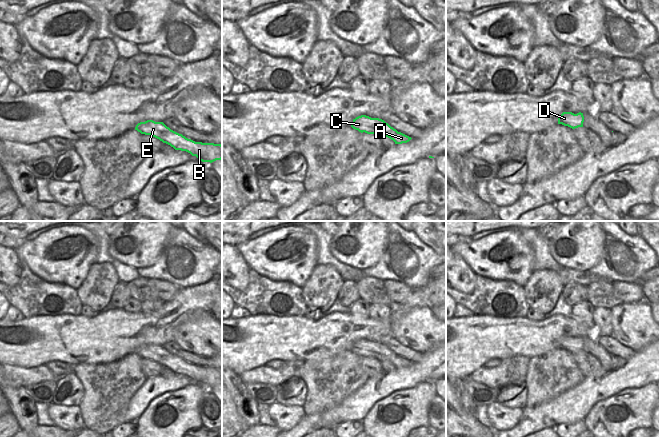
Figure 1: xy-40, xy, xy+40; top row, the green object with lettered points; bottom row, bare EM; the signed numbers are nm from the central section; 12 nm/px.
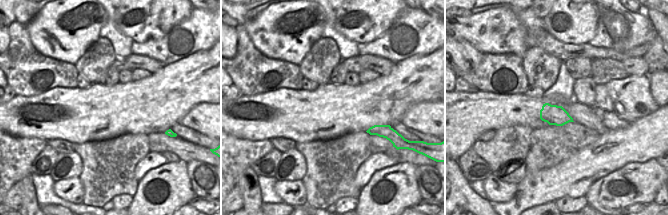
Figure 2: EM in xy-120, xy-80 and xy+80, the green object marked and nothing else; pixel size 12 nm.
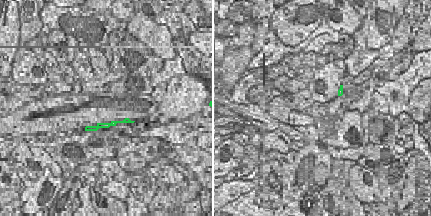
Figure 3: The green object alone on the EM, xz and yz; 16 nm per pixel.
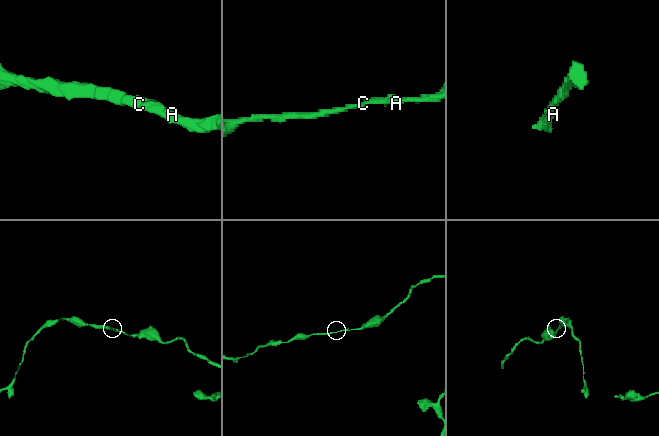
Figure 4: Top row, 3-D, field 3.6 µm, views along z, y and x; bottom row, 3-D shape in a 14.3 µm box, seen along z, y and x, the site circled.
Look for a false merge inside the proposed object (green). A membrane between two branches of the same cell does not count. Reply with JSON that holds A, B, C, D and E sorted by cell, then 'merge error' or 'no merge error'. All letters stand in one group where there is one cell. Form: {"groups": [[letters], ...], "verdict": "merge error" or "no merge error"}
{"groups": [["A", "B", "C", "D", "E"]], "verdict": "no merge error"}

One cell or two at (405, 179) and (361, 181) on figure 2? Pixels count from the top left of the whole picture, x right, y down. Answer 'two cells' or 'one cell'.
two cells

